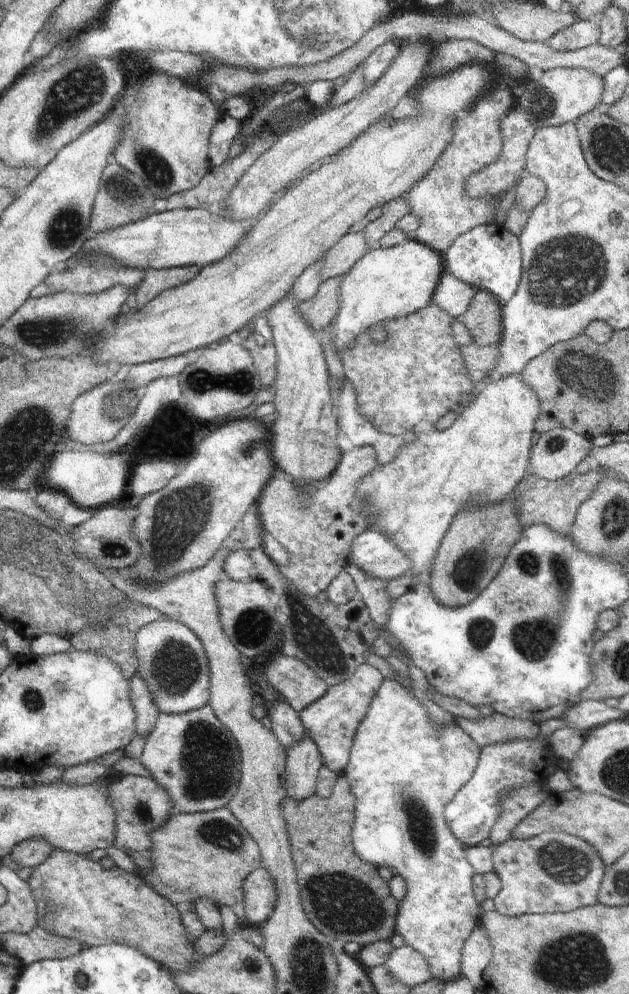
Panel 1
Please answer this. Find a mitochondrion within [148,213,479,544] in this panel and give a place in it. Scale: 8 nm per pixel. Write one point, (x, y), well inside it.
(201, 381)

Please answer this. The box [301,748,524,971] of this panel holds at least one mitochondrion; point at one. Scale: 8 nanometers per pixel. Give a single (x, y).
(343, 903)

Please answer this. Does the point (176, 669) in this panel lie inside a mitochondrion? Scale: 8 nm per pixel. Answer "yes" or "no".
yes

